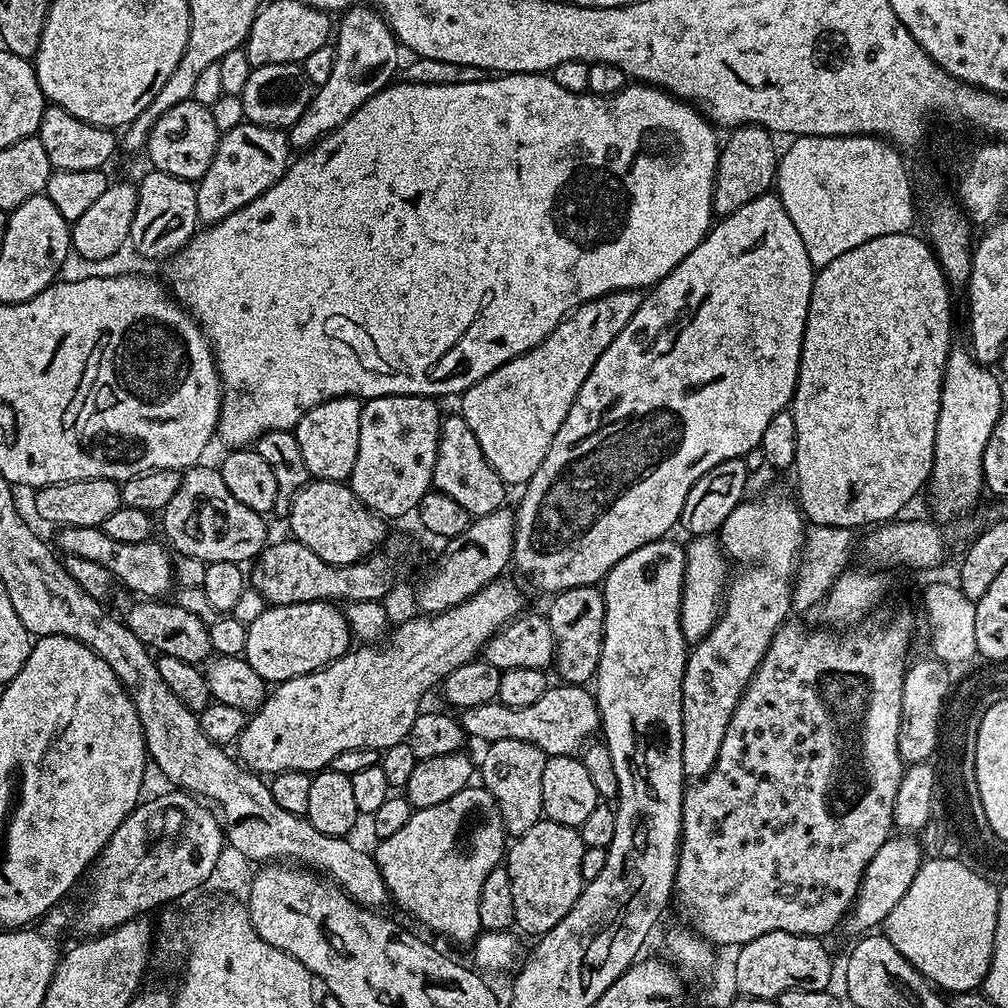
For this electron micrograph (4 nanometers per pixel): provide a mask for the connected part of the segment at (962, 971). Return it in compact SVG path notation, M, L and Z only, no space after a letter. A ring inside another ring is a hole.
M925 859L918 874L914 874L914 882L910 882L910 890L902 894L898 906L894 906L884 919L882 932L886 939L894 942L897 950L924 975L925 980L945 993L977 991L990 970L1000 893L997 885L992 885L987 879L987 875L976 872L962 861Z

